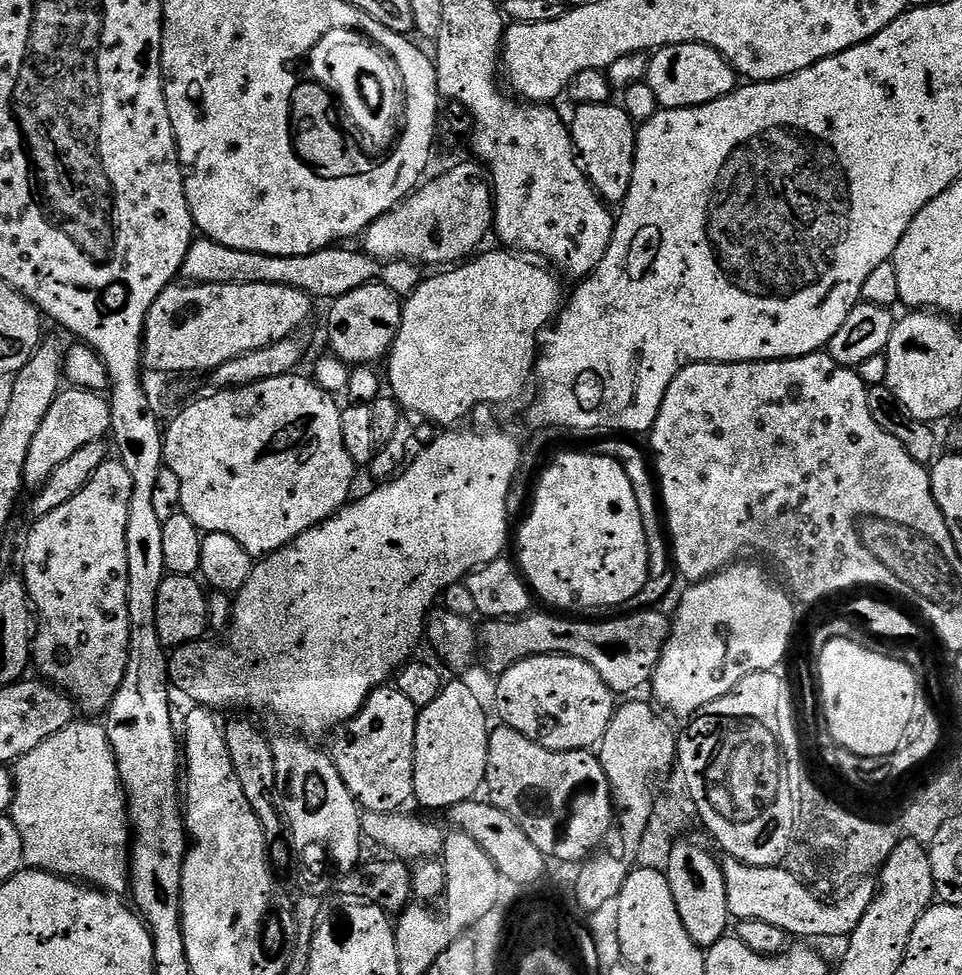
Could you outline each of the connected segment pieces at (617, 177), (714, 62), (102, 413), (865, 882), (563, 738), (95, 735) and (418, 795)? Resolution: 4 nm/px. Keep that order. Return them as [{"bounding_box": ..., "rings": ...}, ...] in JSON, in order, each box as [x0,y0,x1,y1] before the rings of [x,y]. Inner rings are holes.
[{"bounding_box":[570,103,637,206],"rings":[[[615,103],[581,104],[575,109],[572,120],[570,116],[570,131],[572,143],[576,145],[578,159],[588,176],[588,181],[596,188],[596,193],[603,198],[609,206],[623,205],[626,194],[630,190],[630,182],[634,178],[634,158],[636,157],[637,125],[628,116],[627,110]]]},{"bounding_box":[647,44,738,109],"rings":[[[668,44],[651,53],[647,81],[661,109],[693,108],[729,96],[738,87],[738,73],[722,54],[705,44]]]},{"bounding_box":[24,386,112,490],"rings":[[[75,386],[67,390],[57,395],[46,418],[42,418],[42,426],[38,426],[38,434],[34,434],[34,442],[30,442],[30,454],[26,454],[24,471],[25,489],[39,490],[48,481],[50,474],[54,474],[54,470],[58,470],[58,466],[70,458],[70,454],[82,450],[82,446],[87,444],[103,441],[109,435],[112,426],[111,403],[99,392]]]},{"bounding_box":[722,858,878,938],"rings":[[[728,858],[723,861],[722,867],[729,917],[737,921],[757,919],[758,922],[768,922],[792,938],[794,936],[841,936],[841,938],[851,936],[878,891],[877,885],[871,879],[865,878],[853,883],[848,890],[852,892],[846,893],[837,904],[823,904],[812,893],[815,891],[809,885],[803,884],[797,876],[790,874],[783,866],[755,868],[740,860]]]},{"bounding_box":[496,656,614,752],"rings":[[[531,656],[499,673],[497,680],[496,712],[504,719],[503,727],[518,730],[543,748],[555,752],[595,749],[612,721],[614,693],[582,658]]]},{"bounding_box":[10,722,130,894],"rings":[[[73,722],[14,764],[10,819],[22,834],[24,862],[40,872],[53,872],[102,892],[124,894],[130,888],[130,821],[128,802],[103,723]]]},{"bounding_box":[412,678,490,810],"rings":[[[456,678],[456,681],[445,683],[444,689],[438,694],[438,698],[434,698],[434,702],[430,702],[430,706],[419,709],[416,717],[416,745],[414,746],[414,786],[412,794],[415,803],[420,803],[424,808],[441,808],[447,810],[455,804],[465,803],[467,800],[473,799],[477,795],[476,791],[481,791],[484,775],[486,774],[486,762],[488,761],[488,734],[490,731],[490,723],[488,724],[488,716],[484,713],[484,708],[480,705],[480,700],[476,697],[476,692],[468,684],[463,684],[463,679]]]}]

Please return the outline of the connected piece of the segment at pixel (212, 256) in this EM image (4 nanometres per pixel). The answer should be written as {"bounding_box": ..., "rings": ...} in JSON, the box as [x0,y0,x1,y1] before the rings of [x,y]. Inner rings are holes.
{"bounding_box":[180,238,422,302],"rings":[[[207,238],[193,239],[190,250],[180,267],[180,276],[194,284],[237,284],[254,286],[255,284],[281,284],[307,292],[313,298],[321,296],[325,302],[331,302],[358,290],[362,286],[379,281],[391,290],[395,296],[407,298],[412,295],[416,285],[422,279],[421,265],[410,260],[390,260],[382,267],[363,250],[351,252],[348,246],[324,248],[305,256],[271,256],[250,250],[234,250],[222,246]],[[380,268],[384,268],[380,272]]]}

